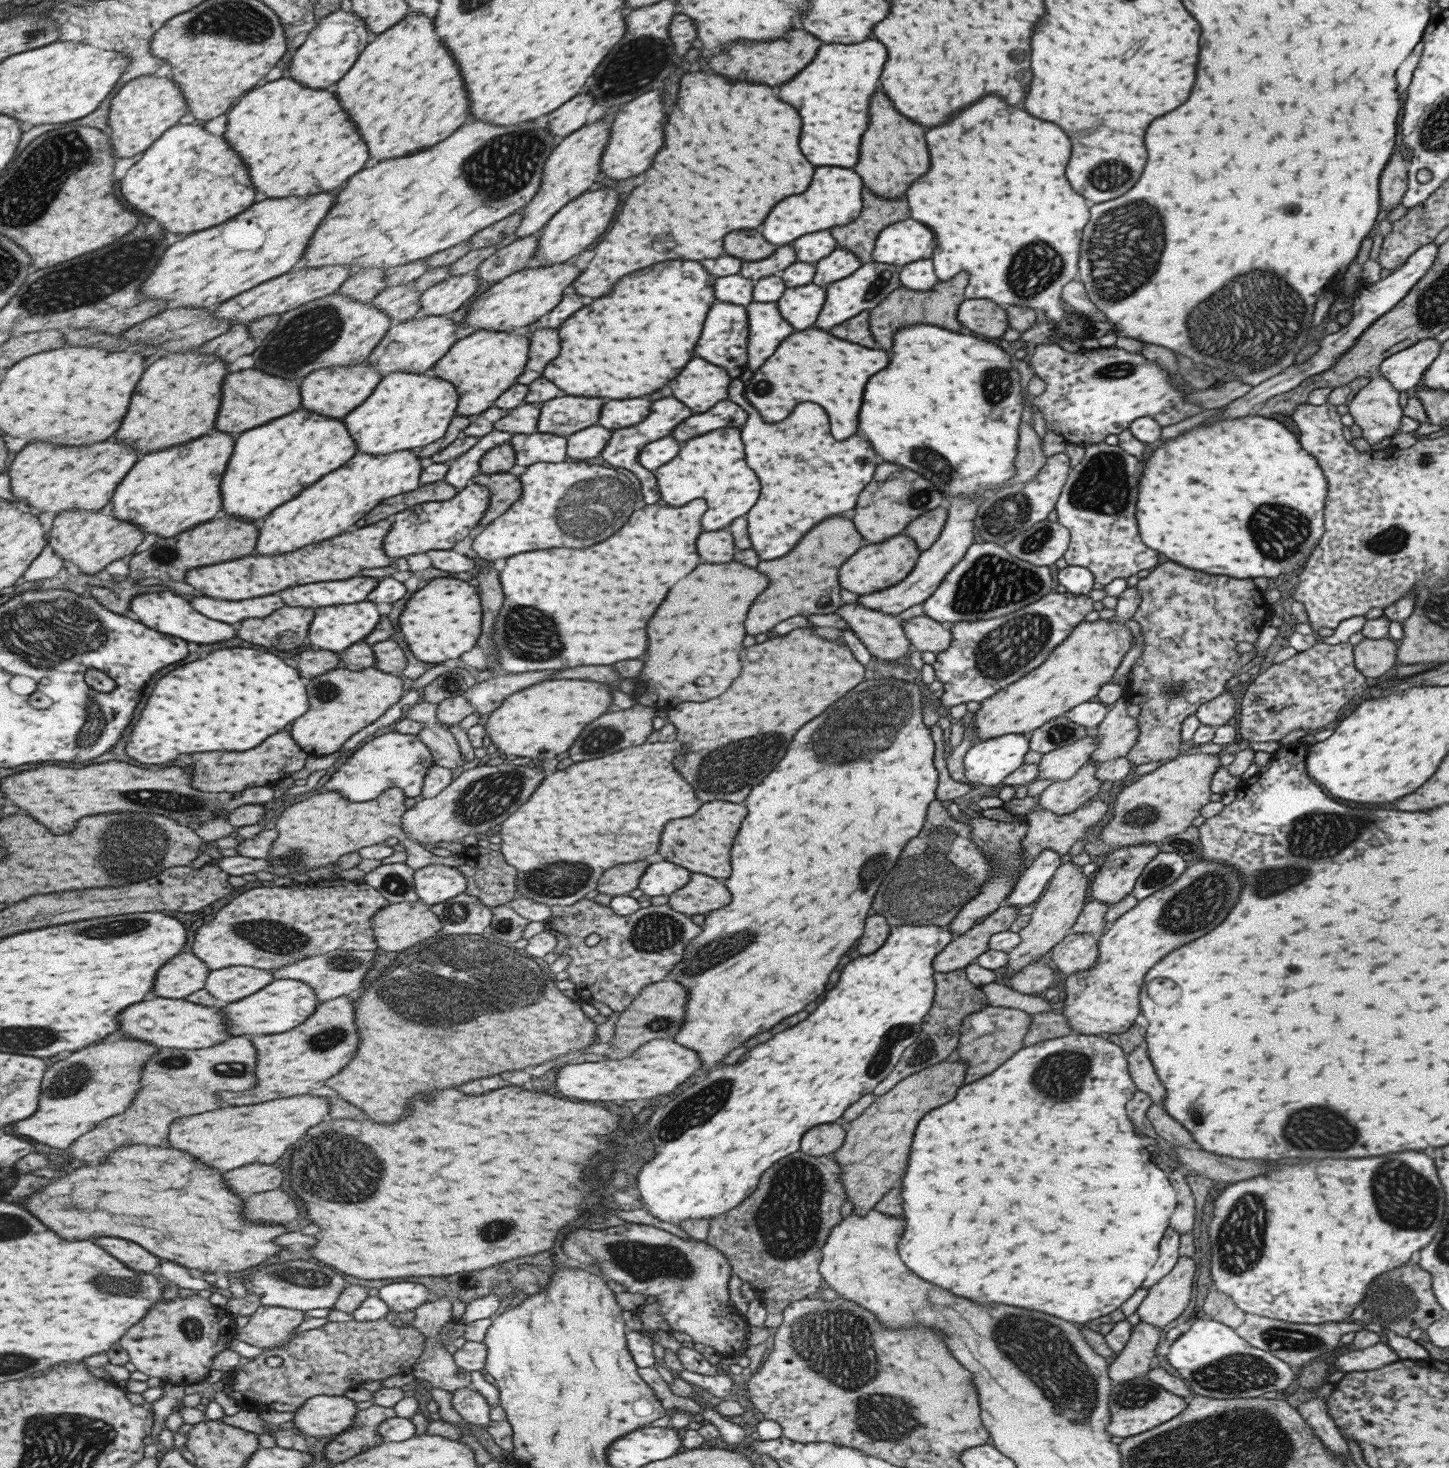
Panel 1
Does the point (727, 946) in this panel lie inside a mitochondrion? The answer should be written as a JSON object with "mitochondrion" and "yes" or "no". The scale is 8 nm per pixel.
{"mitochondrion":"yes"}

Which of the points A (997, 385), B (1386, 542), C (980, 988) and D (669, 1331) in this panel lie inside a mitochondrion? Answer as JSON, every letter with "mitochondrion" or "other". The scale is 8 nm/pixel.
{"A":"mitochondrion","B":"mitochondrion","C":"other","D":"other"}

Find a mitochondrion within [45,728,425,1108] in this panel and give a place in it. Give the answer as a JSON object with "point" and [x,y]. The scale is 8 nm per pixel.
{"point":[129,847]}

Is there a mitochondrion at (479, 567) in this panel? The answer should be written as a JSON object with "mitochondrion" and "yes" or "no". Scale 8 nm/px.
{"mitochondrion":"no"}

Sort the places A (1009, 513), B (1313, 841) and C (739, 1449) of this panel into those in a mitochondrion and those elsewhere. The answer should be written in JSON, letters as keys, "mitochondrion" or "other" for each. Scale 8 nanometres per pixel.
{"A":"mitochondrion","B":"mitochondrion","C":"other"}

